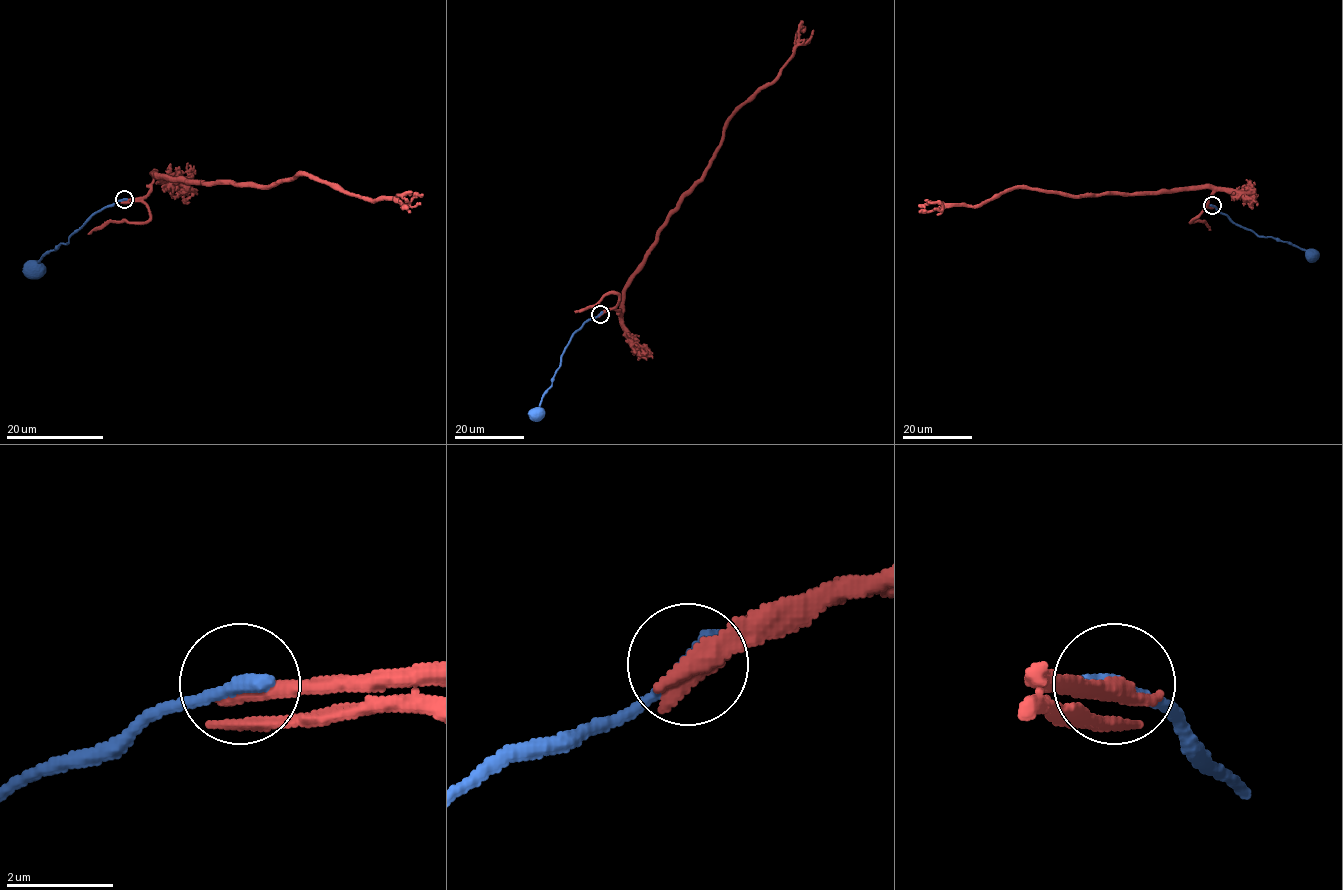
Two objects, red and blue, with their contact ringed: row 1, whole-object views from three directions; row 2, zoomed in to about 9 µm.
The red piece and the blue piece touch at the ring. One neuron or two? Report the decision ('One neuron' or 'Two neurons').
Two neurons

